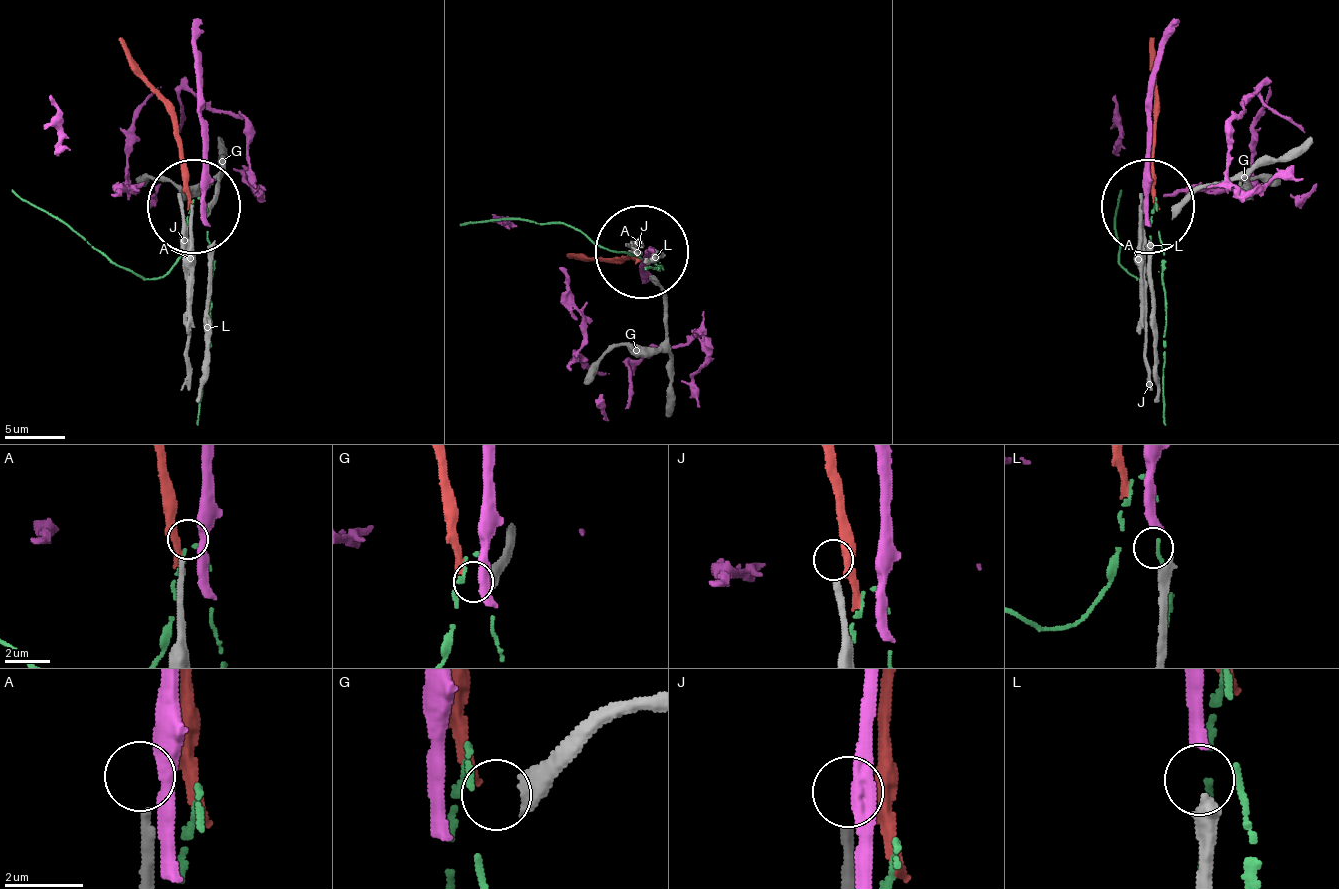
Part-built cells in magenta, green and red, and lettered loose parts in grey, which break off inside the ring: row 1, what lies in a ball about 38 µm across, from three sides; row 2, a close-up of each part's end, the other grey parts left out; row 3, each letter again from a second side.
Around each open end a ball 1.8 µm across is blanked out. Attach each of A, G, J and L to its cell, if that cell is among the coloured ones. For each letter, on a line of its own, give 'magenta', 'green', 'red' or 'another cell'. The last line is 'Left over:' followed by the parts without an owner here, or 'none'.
A: another cell
G: red
J: another cell
L: magenta
Left over: A, J

